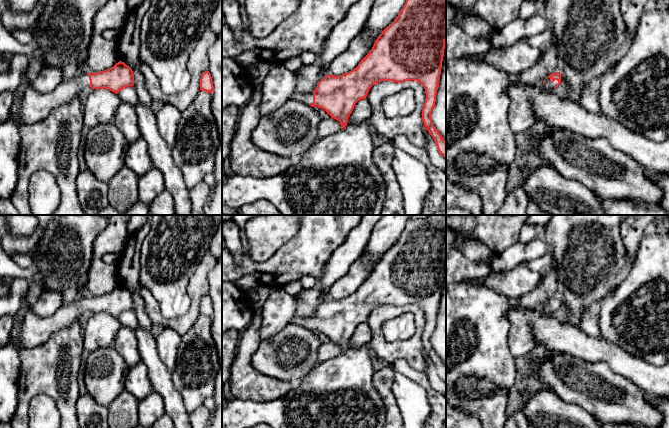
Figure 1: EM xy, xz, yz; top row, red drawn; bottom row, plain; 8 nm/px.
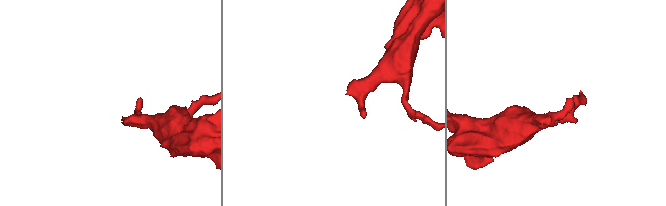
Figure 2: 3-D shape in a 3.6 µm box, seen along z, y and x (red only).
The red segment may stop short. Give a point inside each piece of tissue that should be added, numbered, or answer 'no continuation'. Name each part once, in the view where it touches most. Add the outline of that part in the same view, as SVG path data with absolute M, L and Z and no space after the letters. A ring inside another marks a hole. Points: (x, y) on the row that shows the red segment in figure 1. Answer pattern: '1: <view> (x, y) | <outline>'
1: yz (548, 85) | M547 78L547 79L545 80L545 83L544 83L543 88L546 89L546 90L551 91L551 90L554 89L554 87L555 87L556 84L558 84L558 81L557 81L557 80L555 80L555 81L553 82L551 78Z

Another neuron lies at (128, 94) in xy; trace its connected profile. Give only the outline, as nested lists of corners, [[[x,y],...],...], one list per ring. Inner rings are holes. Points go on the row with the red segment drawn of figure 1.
[[[133,86],[121,89],[117,95],[120,97],[122,102],[128,103],[134,107],[140,102],[137,92]]]

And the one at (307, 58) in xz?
[[[305,52],[300,54],[300,59],[302,61],[302,64],[305,66],[311,65],[316,61],[316,54],[310,53],[310,52]]]

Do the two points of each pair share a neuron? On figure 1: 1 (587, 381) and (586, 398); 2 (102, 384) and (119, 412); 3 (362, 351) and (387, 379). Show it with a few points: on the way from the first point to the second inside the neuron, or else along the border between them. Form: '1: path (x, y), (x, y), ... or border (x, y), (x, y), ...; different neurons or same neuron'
1: path (587, 385), (587, 394); same neuron
2: border (124, 390), (107, 406); different neurons
3: border (374, 371), (372, 385), (379, 394); different neurons

